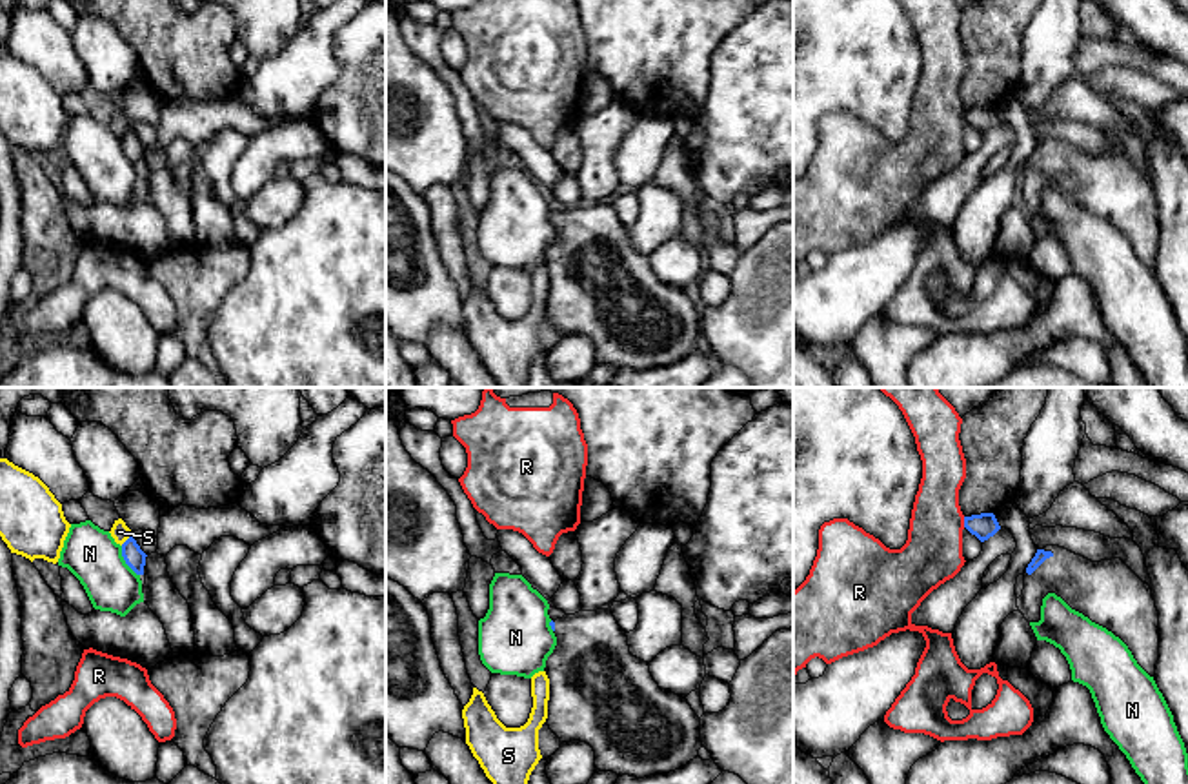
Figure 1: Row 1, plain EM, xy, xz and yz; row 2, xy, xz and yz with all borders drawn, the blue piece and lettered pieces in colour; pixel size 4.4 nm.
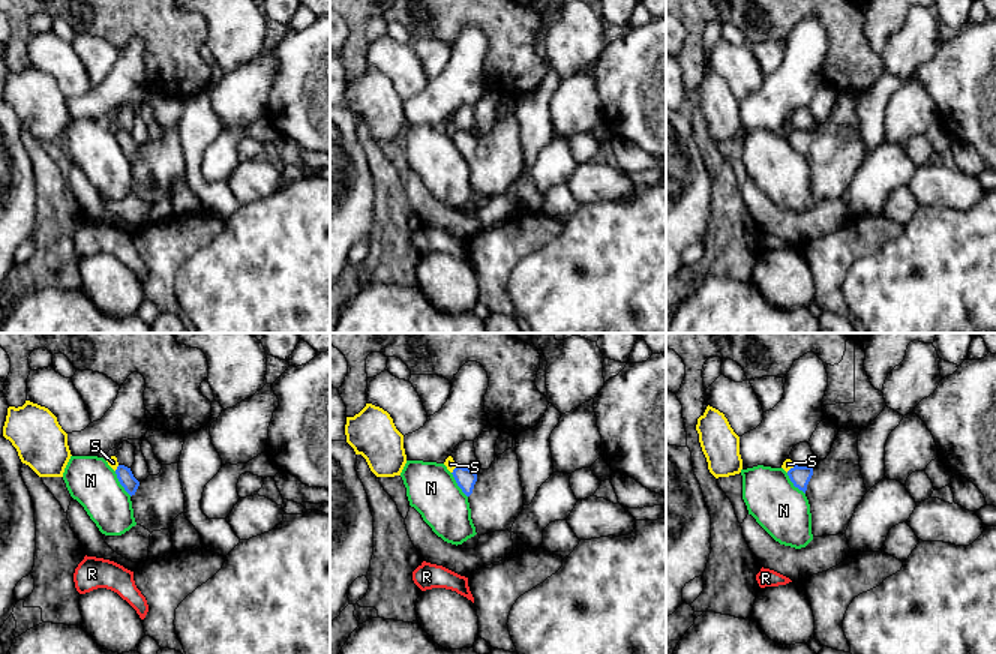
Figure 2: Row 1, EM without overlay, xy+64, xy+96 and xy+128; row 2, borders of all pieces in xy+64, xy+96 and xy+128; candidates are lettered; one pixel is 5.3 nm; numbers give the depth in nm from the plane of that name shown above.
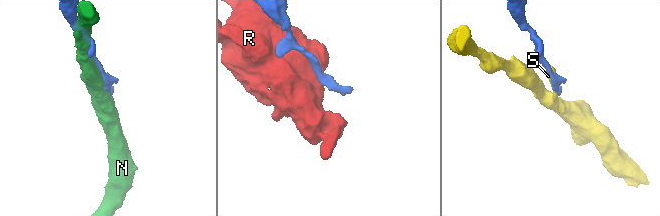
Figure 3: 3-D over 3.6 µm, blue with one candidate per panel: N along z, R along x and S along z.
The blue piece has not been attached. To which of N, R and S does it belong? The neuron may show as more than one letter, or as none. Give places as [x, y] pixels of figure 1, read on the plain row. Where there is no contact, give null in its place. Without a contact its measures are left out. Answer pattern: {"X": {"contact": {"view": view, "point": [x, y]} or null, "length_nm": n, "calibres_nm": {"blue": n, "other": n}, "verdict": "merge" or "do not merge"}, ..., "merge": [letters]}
{"N": {"contact": {"view": "xy", "point": [124, 151]}, "length_nm": 160, "calibres_nm": {"blue": 90, "other": 240}, "verdict": "do not merge"}, "R": {"contact": {"view": "yz", "point": [965, 115]}, "length_nm": 50, "calibres_nm": {"blue": 110, "other": 260}, "verdict": "do not merge"}, "S": {"contact": {"view": "xy", "point": [126, 133]}, "length_nm": 60, "calibres_nm": {"blue": 90, "other": 80}, "verdict": "do not merge"}, "merge": []}

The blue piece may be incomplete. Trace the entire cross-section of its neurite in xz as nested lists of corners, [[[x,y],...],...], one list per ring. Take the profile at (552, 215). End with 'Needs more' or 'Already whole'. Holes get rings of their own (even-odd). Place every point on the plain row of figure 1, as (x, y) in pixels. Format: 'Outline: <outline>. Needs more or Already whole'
Outline: [[[611,202],[579,204],[549,215],[557,238],[546,253],[549,271],[548,318],[560,335],[580,333],[593,340],[595,360],[613,364],[619,369],[644,371],[662,367],[686,358],[699,349],[700,311],[686,291],[660,282],[649,266],[648,255],[629,246],[626,224],[617,216]]]. Needs more

